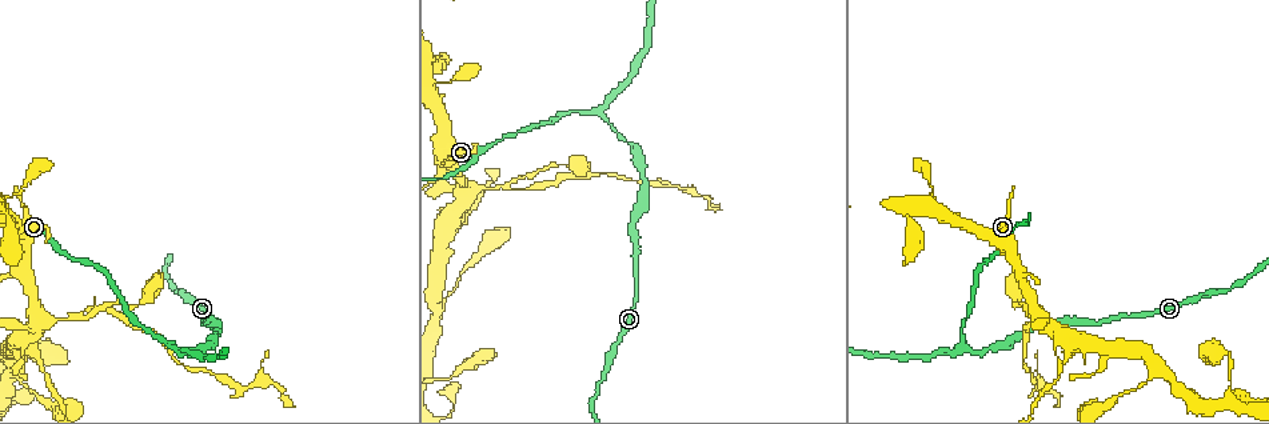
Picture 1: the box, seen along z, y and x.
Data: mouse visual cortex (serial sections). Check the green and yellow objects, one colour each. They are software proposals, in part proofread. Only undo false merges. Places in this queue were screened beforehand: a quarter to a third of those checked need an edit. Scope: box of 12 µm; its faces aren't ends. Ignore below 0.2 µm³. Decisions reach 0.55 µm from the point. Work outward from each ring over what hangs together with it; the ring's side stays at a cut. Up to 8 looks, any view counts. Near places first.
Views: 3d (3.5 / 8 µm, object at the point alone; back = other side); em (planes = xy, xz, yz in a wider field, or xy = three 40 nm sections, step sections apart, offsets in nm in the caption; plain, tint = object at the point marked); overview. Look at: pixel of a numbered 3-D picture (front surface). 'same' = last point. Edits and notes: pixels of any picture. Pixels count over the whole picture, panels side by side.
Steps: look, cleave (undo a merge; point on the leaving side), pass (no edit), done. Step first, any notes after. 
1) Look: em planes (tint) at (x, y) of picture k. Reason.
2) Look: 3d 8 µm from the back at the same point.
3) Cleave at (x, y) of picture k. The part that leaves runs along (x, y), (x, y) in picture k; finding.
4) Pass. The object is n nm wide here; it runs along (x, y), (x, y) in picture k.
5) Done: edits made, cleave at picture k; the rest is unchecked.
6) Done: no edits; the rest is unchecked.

Look: 3d 8 µm from the back at (505, 188) of picture 1. Sudden change in width.

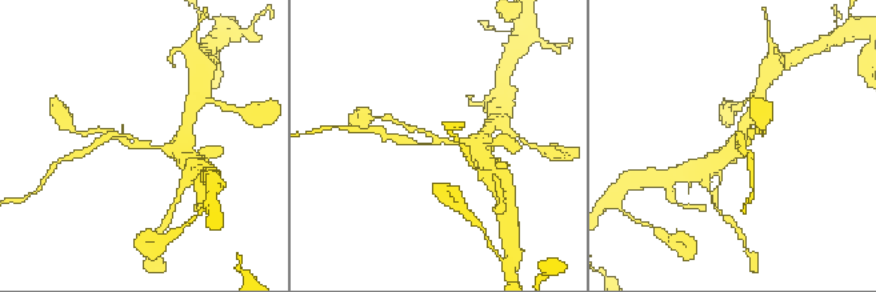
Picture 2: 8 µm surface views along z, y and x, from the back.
Look: em planes (tint) at (437, 138) of picture 2. Now the EM.

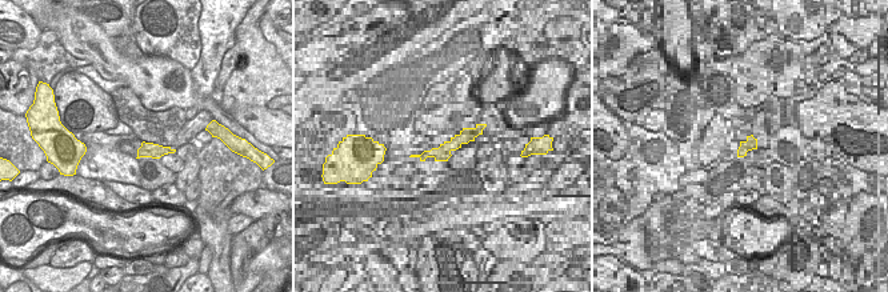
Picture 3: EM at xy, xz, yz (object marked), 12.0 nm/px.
Cleave at (404, 140) of picture 2. The part that leaves runs along (436, 140), (418, 144), (387, 136) in picture 2; a second cell is stuck on.

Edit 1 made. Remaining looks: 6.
Look: 3d 3.5 µm from the back at (1071, 351) of picture 1. Arms part here.

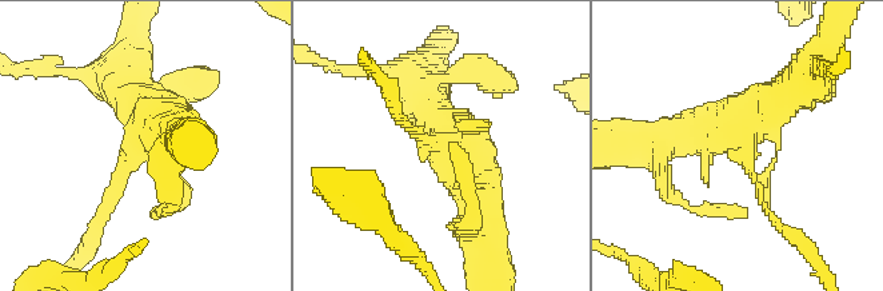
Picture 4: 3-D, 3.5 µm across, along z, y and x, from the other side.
Look: em xy step 2 (tint) at (443, 146) of picture 4.

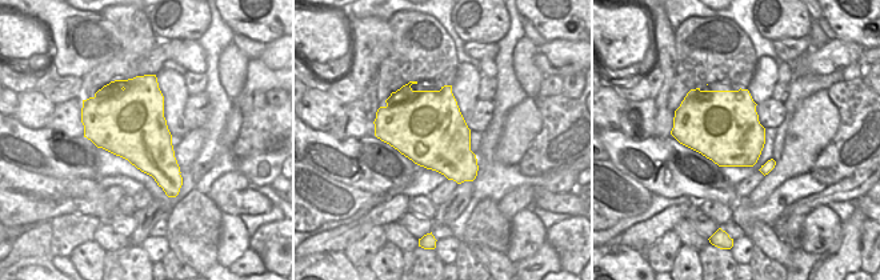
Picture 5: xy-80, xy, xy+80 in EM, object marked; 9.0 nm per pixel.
Look: em xy step 1 (tint) at the same point. Cut it another way.

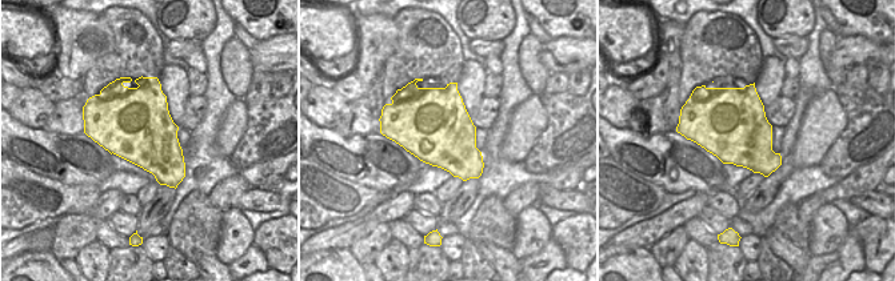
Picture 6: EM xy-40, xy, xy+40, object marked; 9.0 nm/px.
Pass. It runs along (803, 75), (744, 120), (667, 138) in picture 4; all the same cell.

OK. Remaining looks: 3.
Look: 3d 3.5 µm at (21, 380) of picture 1.

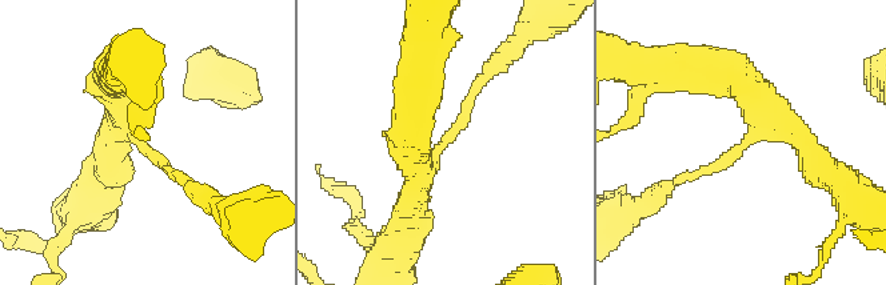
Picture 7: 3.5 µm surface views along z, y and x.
Look: em xy step 3 (tint) at (439, 146) of picture 7. The arms are 150, 400 nm wide; shape alone is not enough.

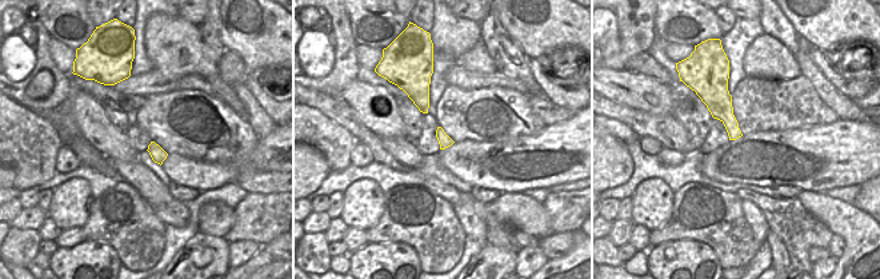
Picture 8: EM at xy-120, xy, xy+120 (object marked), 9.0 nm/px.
Look: em xy step 2 (tint) at the same point.

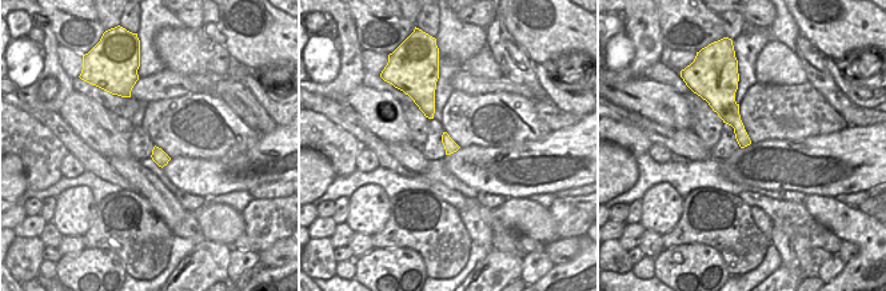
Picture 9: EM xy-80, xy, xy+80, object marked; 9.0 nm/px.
Pass. It runs along (116, 71), (124, 124), (182, 177) in picture 7; one cell here.

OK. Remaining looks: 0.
Done: edits made, cleave at picture 2; the rest is unchecked.

